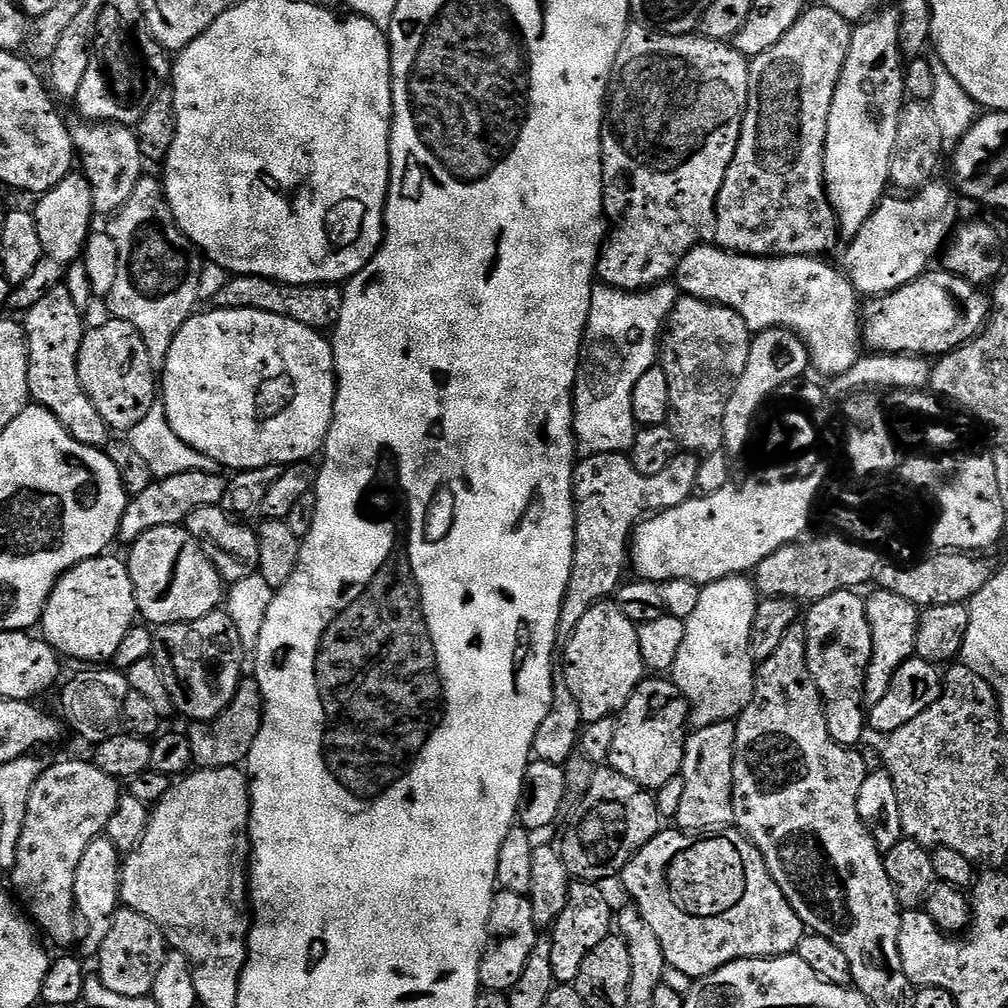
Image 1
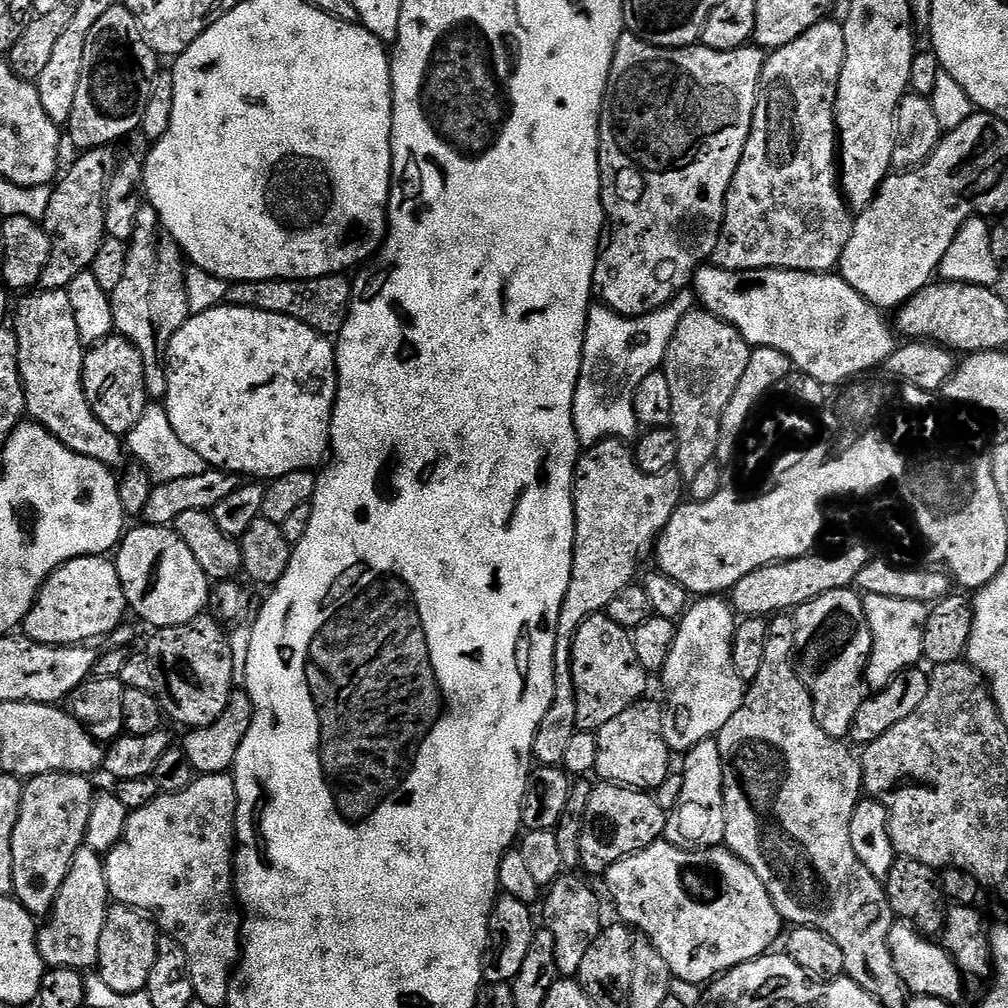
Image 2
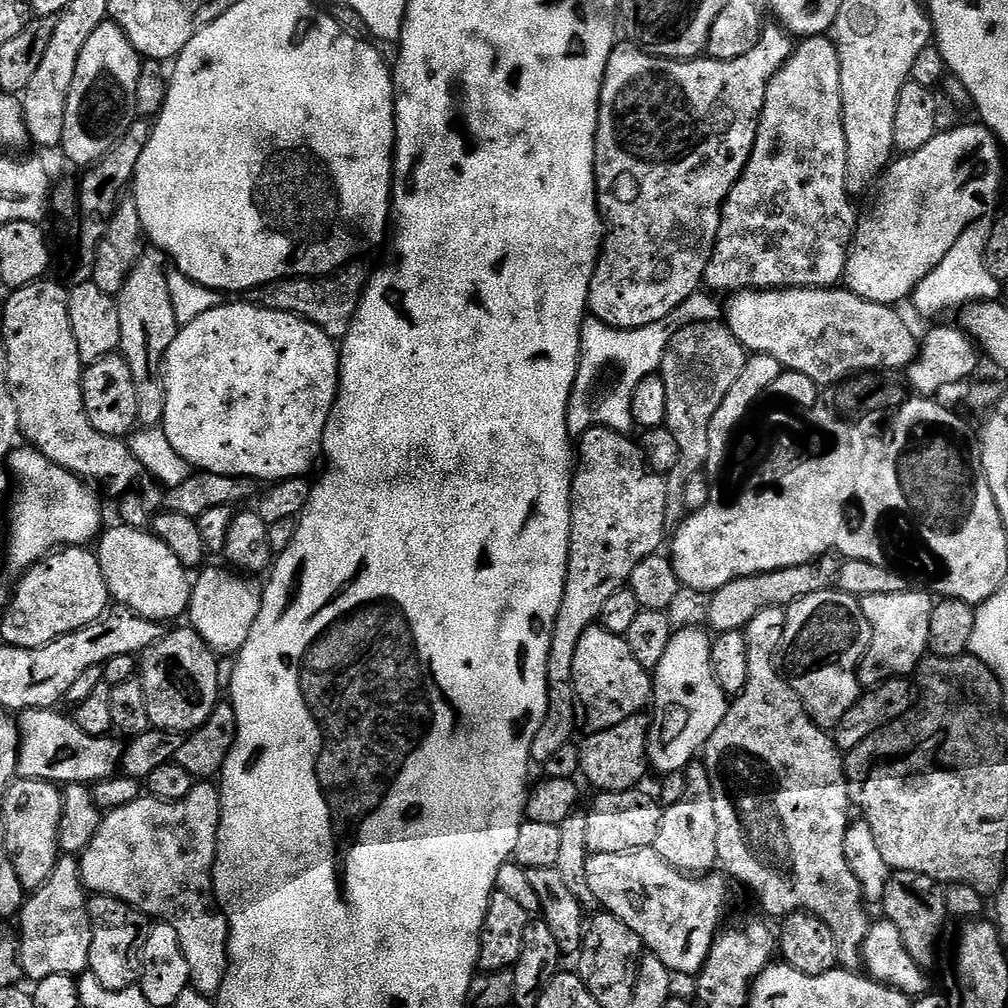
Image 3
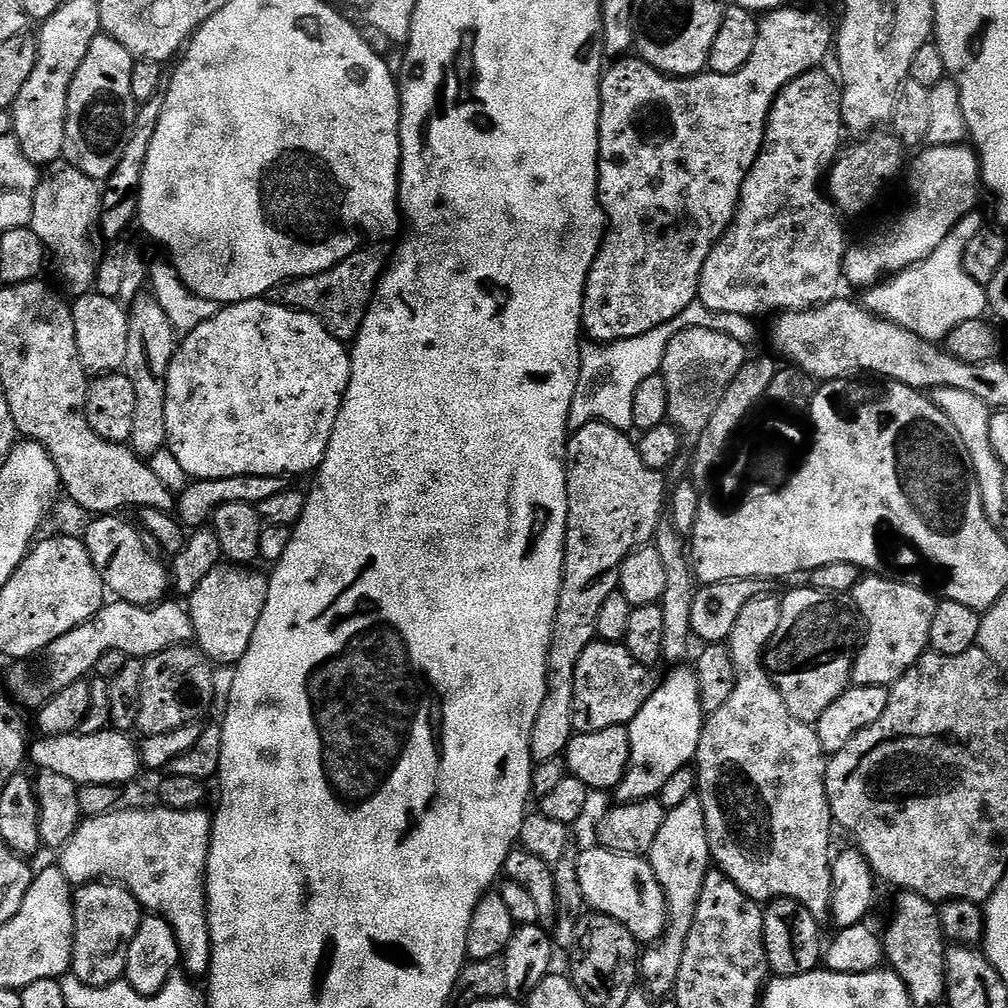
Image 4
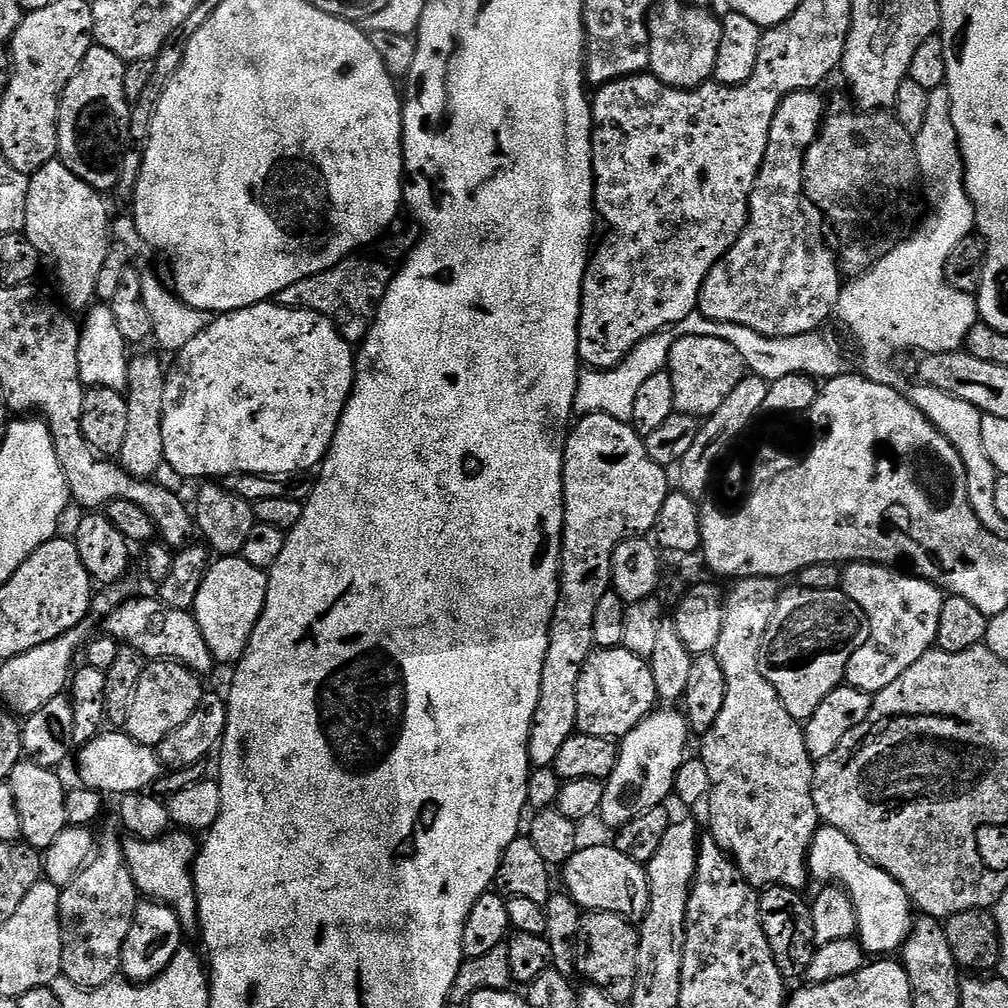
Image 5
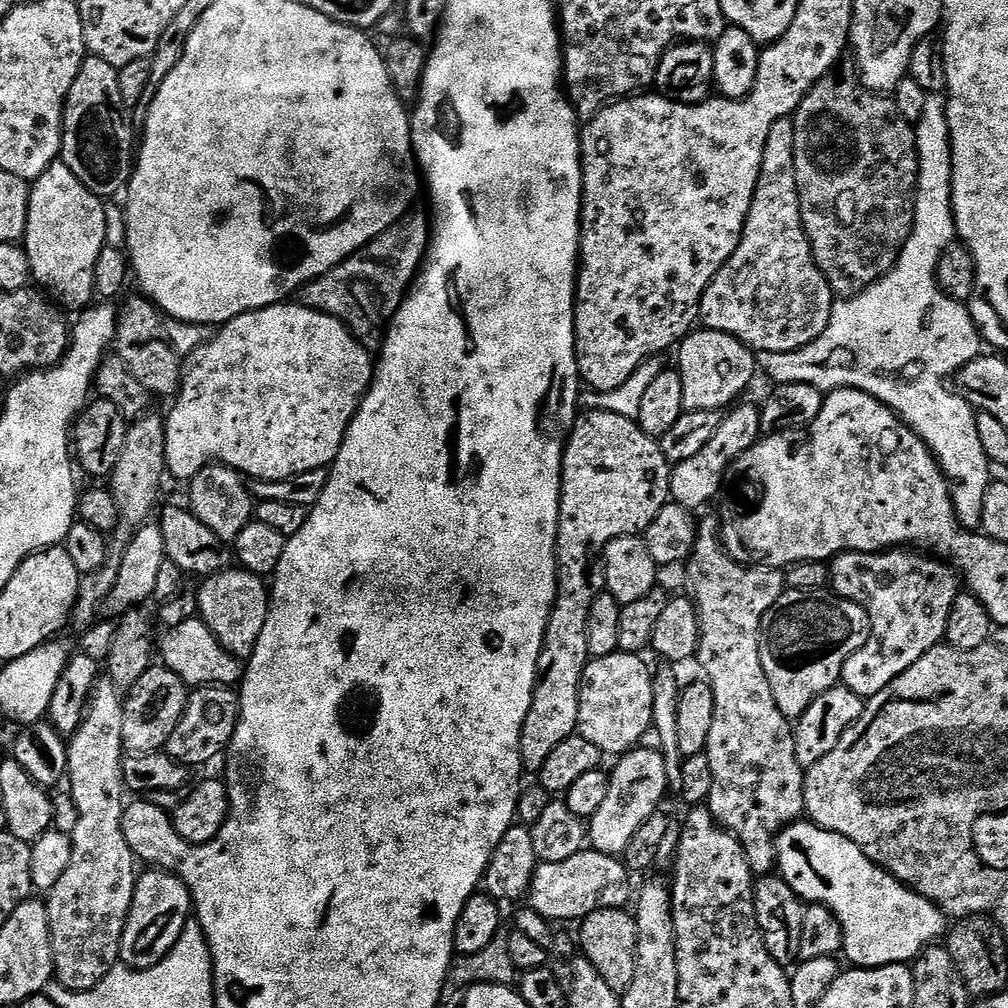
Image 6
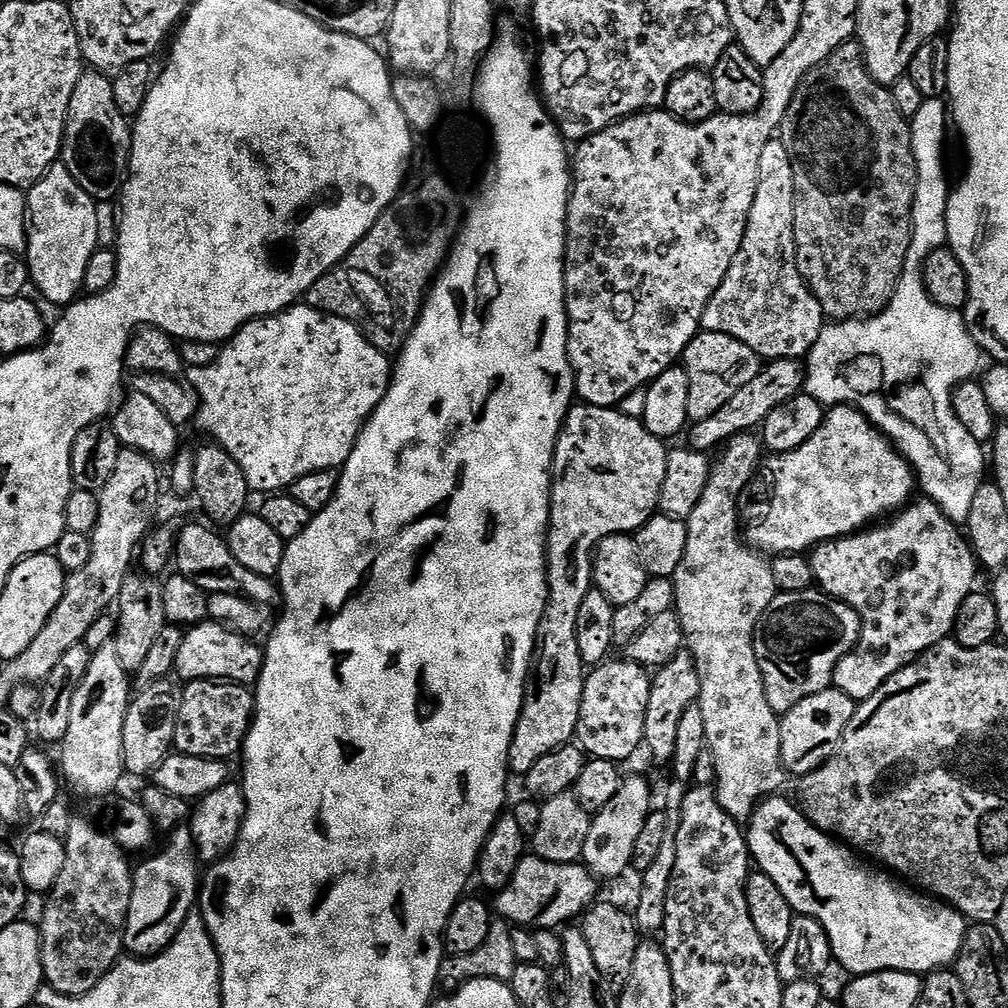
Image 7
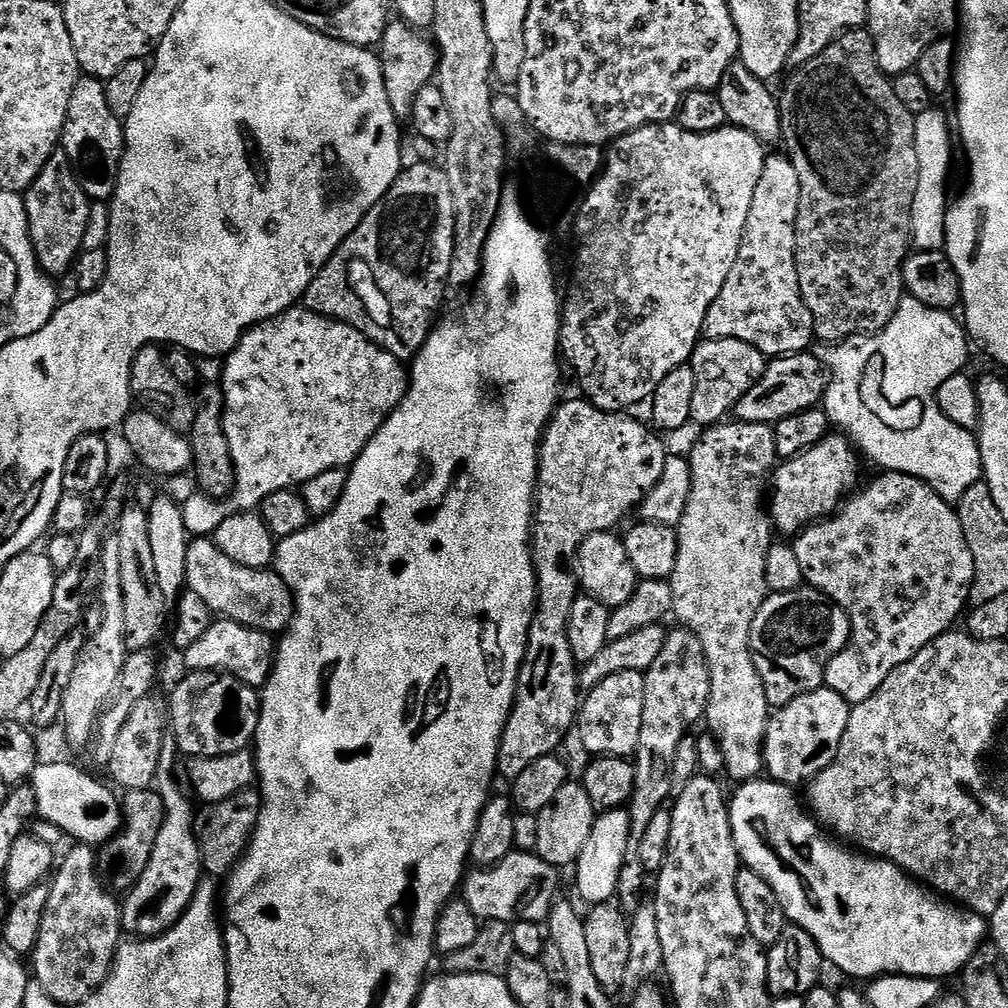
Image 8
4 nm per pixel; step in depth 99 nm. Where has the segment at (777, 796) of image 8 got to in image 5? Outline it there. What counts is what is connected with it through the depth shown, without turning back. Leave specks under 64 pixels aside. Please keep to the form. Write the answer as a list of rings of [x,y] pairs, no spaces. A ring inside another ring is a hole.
[[[827,826],[817,828],[816,837],[812,839],[808,850],[808,871],[813,881],[831,882],[843,888],[852,899],[856,911],[858,939],[865,953],[872,955],[873,952],[873,957],[876,958],[899,953],[904,947],[908,931],[912,929],[914,905],[908,899],[903,886],[890,878],[886,870],[869,862],[858,850],[858,846],[854,846],[854,842],[850,842],[850,838],[842,834],[842,830]]]

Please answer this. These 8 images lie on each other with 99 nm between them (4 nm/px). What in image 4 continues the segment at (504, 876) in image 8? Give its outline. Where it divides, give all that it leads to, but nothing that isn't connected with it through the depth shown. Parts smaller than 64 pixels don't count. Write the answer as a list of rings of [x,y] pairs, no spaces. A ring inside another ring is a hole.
[[[593,846],[577,855],[576,869],[584,903],[591,911],[622,922],[622,926],[626,926],[630,934],[634,934],[634,938],[644,946],[657,943],[665,935],[670,924],[668,902],[663,886],[656,880],[651,864],[643,855],[630,856]]]

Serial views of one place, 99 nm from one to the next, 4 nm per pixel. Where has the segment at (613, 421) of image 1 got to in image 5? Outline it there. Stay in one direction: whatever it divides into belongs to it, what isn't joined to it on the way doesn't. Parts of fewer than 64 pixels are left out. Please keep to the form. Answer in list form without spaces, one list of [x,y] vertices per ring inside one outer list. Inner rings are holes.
[[[697,310],[672,328],[663,328],[661,332],[655,332],[650,338],[638,342],[638,346],[634,346],[631,354],[618,366],[588,368],[581,371],[580,381],[576,387],[574,409],[580,416],[589,416],[597,412],[610,414],[610,418],[631,421],[638,390],[642,390],[642,385],[651,376],[665,371],[668,352],[674,350],[674,342],[687,336],[722,338],[722,342],[730,342],[730,346],[734,346],[734,350],[738,350],[738,354],[743,358],[747,371],[769,382],[792,374],[808,375],[813,378],[841,375],[845,368],[839,346],[830,337],[820,335],[824,334],[815,331],[801,336],[767,336],[758,334],[758,330],[750,330],[750,326],[738,326],[738,322],[718,322],[714,318],[706,318]]]

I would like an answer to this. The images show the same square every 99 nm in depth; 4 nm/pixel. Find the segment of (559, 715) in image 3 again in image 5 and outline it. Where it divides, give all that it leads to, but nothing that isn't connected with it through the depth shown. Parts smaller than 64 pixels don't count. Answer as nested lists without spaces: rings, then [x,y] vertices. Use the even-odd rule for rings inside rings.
[[[590,414],[580,416],[571,425],[568,433],[568,441],[564,443],[564,537],[560,547],[560,597],[554,610],[554,618],[550,626],[548,635],[548,649],[546,650],[546,662],[542,666],[542,686],[538,694],[538,706],[534,710],[534,718],[530,726],[530,738],[528,739],[528,763],[532,768],[551,768],[558,758],[558,750],[576,732],[576,719],[578,718],[578,678],[584,669],[584,663],[588,661],[588,655],[594,650],[594,609],[598,606],[598,601],[602,599],[602,594],[606,594],[612,587],[612,555],[616,547],[623,540],[631,540],[634,536],[644,536],[651,533],[656,527],[658,510],[662,510],[662,502],[666,502],[670,485],[668,485],[669,473],[650,454],[644,445],[644,436],[632,427],[631,423],[618,418],[610,418],[610,414]]]

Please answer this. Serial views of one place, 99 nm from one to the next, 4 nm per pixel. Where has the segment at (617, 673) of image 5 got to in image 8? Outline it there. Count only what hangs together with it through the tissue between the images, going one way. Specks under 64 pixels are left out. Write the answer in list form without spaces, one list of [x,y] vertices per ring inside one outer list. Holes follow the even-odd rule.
[[[619,672],[583,697],[578,713],[578,732],[584,748],[593,757],[631,757],[642,734],[642,706],[644,705],[644,673]]]

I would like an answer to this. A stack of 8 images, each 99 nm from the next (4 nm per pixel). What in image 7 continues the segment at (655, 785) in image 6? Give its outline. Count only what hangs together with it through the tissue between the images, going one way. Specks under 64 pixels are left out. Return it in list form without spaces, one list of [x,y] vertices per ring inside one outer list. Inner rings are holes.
[[[625,775],[614,798],[606,802],[601,812],[592,816],[590,834],[586,834],[586,846],[582,857],[584,867],[589,868],[593,876],[601,881],[612,880],[624,871],[627,873],[632,867],[634,842],[638,839],[642,826],[646,826],[646,818],[653,808],[651,786],[640,776]]]

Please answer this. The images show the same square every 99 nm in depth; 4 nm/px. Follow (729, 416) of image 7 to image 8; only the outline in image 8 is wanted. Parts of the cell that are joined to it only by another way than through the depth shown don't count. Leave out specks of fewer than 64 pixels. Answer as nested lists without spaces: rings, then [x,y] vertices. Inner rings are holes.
[[[811,351],[795,352],[793,356],[773,359],[765,367],[762,378],[758,378],[758,382],[754,382],[754,386],[750,386],[746,394],[742,394],[734,409],[735,419],[775,426],[780,420],[790,418],[791,415],[815,409],[824,399],[830,377],[823,359],[819,355],[812,355]]]

